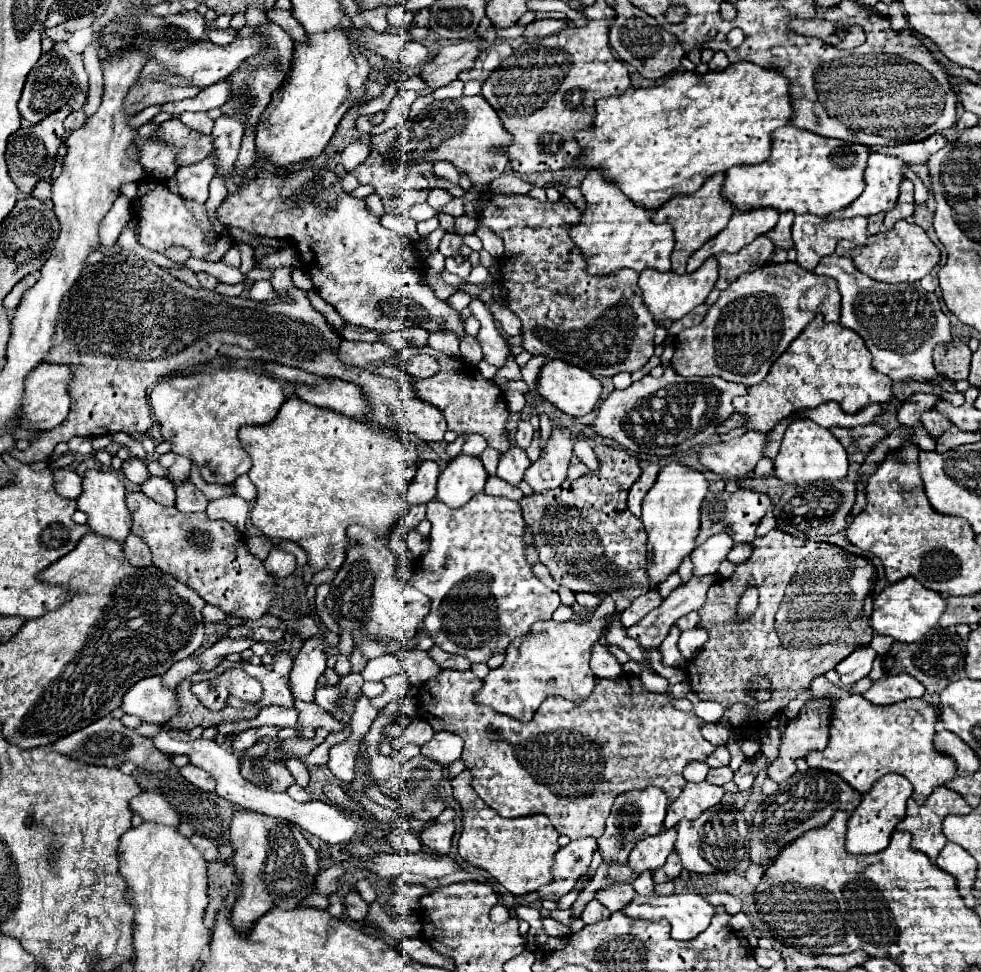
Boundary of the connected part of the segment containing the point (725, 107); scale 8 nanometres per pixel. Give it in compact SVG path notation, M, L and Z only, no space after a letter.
M738 62L738 64L730 64L724 72L706 72L704 76L698 76L694 72L676 72L672 74L662 86L654 86L654 88L638 88L632 94L624 92L616 98L602 98L596 102L596 120L592 120L592 128L590 130L578 130L576 132L576 142L580 144L582 152L576 160L578 168L586 168L586 170L600 170L602 178L608 182L614 182L620 186L620 190L636 204L648 210L658 210L662 204L666 204L668 200L672 200L674 196L690 196L696 190L702 188L702 184L718 174L718 172L726 172L732 166L740 166L740 164L762 164L768 160L770 156L770 144L772 144L772 132L780 126L786 126L790 122L792 116L792 104L790 104L790 94L788 94L788 80L778 72L778 70L760 70L760 66L752 64L752 62Z

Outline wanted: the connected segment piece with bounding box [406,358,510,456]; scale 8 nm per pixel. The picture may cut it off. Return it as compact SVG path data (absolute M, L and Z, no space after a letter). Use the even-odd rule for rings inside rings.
M448 358L442 370L426 380L416 380L406 376L408 382L414 384L414 392L424 402L440 408L448 422L448 430L456 434L482 434L490 448L494 448L500 456L508 452L510 442L506 434L506 420L510 416L504 400L504 392L494 386L494 382L484 380L480 370L474 364L466 364L462 358Z

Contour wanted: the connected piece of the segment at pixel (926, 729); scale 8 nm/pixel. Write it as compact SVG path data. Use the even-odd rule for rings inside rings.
M824 676L812 682L810 692L814 698L832 696L830 742L822 752L810 752L806 756L806 764L810 768L838 774L860 794L866 794L884 774L896 772L910 780L912 798L918 804L924 804L936 786L944 786L956 776L956 764L952 764L954 760L936 752L932 746L938 714L922 698L876 706L858 694L850 696L848 690L830 684Z

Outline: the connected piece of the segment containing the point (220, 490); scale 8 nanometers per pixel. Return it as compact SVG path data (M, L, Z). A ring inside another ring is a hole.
M192 468L192 484L194 484L208 500L216 500L216 498L220 498L220 496L232 494L232 486L214 486L214 484L206 484L194 468Z

